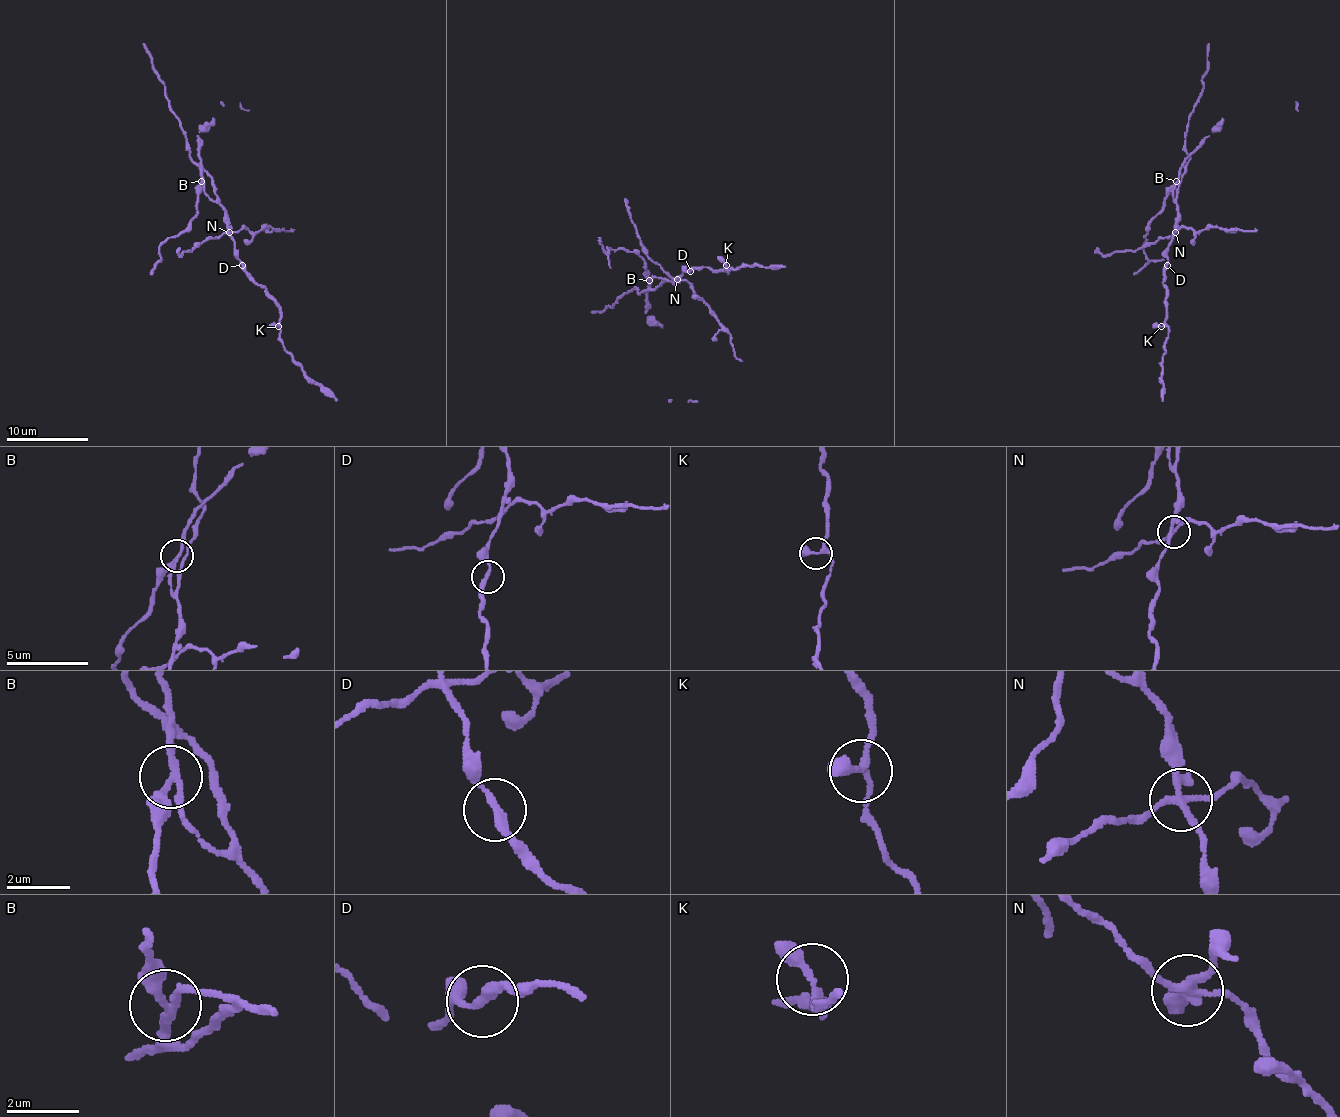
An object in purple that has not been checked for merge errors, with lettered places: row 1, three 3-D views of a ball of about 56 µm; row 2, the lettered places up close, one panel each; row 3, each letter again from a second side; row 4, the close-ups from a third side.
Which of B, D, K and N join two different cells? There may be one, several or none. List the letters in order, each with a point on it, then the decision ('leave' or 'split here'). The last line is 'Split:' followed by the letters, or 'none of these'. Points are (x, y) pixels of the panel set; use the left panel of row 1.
B: at (201, 181); split here
D: at (242, 265); leave
K: at (278, 326); leave
N: at (229, 232); split here
Split: B, N

